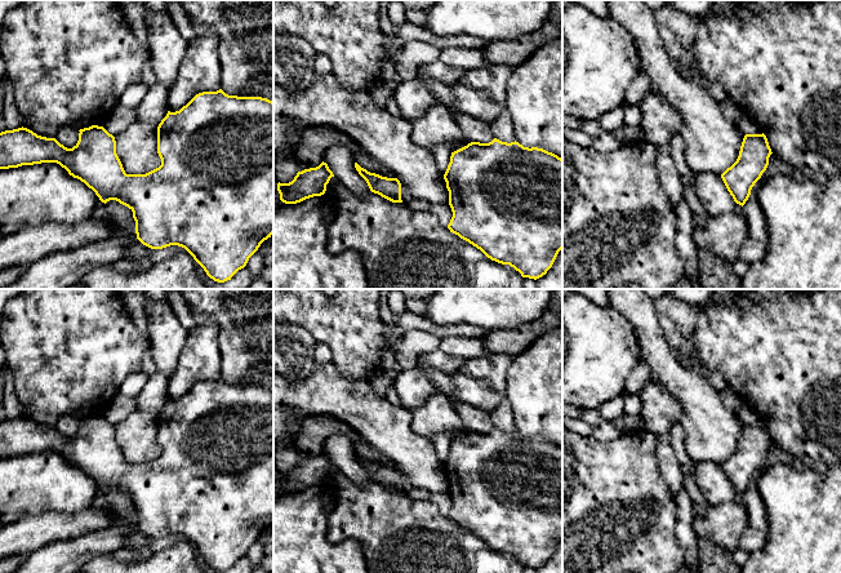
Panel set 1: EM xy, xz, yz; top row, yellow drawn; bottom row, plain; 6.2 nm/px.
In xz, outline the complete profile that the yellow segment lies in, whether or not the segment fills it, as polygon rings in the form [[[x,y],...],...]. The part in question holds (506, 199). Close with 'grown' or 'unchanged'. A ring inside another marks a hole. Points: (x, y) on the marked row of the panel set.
[[[471,142],[451,152],[444,174],[453,217],[448,228],[480,249],[488,258],[510,265],[522,277],[539,279],[552,267],[562,249],[562,159],[538,147],[524,147],[519,142]]]; unchanged

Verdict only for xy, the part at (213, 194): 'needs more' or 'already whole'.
already whole

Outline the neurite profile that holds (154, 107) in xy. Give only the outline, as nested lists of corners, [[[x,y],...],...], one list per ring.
[[[156,80],[137,107],[137,123],[150,124],[157,128],[168,114],[168,94],[169,89]]]

